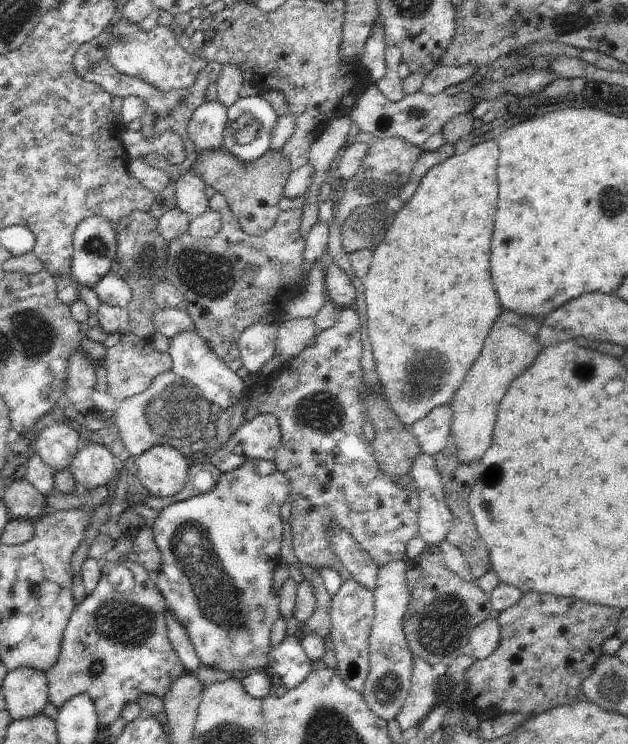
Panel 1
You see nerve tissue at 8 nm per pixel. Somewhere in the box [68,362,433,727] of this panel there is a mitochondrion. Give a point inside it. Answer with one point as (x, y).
(219, 600)

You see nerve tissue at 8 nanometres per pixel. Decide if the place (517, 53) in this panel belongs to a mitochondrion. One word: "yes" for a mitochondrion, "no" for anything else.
no

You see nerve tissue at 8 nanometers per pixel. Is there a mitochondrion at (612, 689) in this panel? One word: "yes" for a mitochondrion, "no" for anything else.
yes

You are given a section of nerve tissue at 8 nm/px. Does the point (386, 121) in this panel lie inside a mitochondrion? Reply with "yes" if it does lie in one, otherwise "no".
yes

